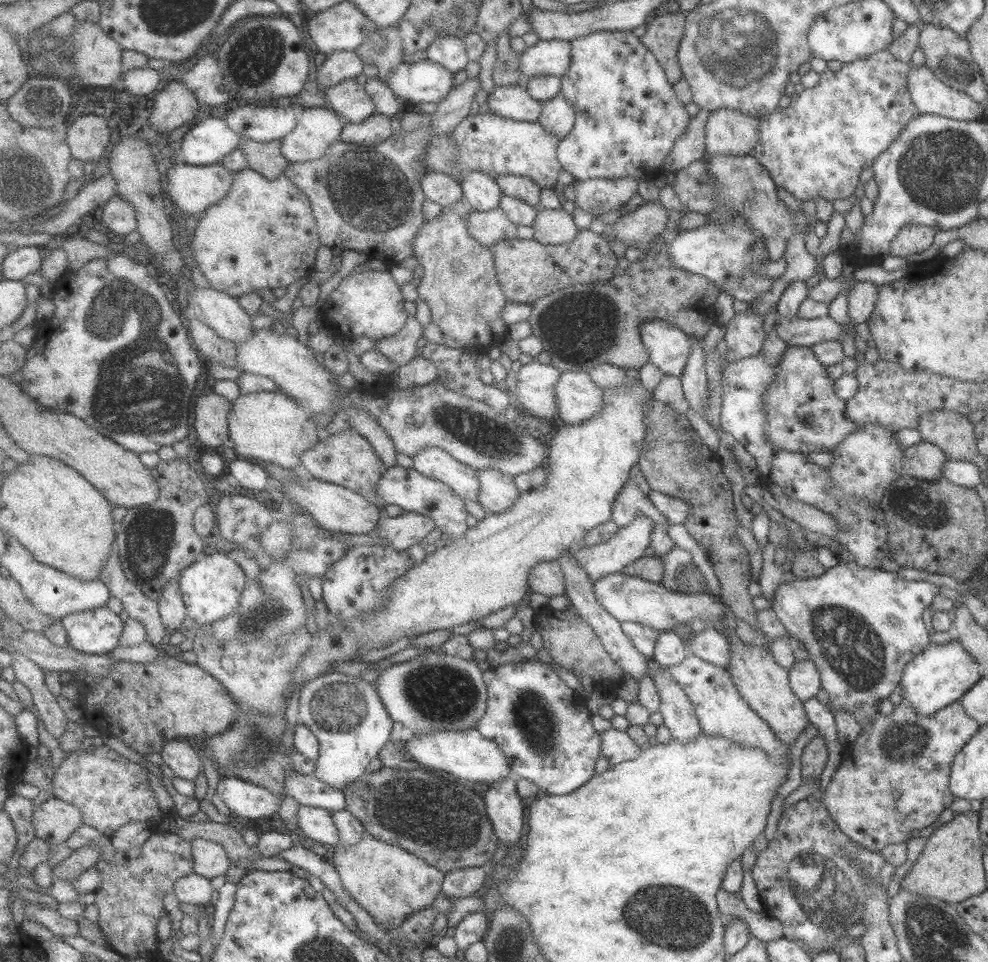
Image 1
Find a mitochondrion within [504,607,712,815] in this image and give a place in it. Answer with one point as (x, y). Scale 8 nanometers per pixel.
(531, 715)

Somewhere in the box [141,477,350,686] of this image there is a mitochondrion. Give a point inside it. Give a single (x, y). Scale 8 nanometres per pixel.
(271, 610)

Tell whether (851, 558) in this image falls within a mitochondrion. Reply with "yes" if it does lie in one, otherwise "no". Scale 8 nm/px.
no

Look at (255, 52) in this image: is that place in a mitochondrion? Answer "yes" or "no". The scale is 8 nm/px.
yes

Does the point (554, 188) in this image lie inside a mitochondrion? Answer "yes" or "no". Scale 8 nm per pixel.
no

